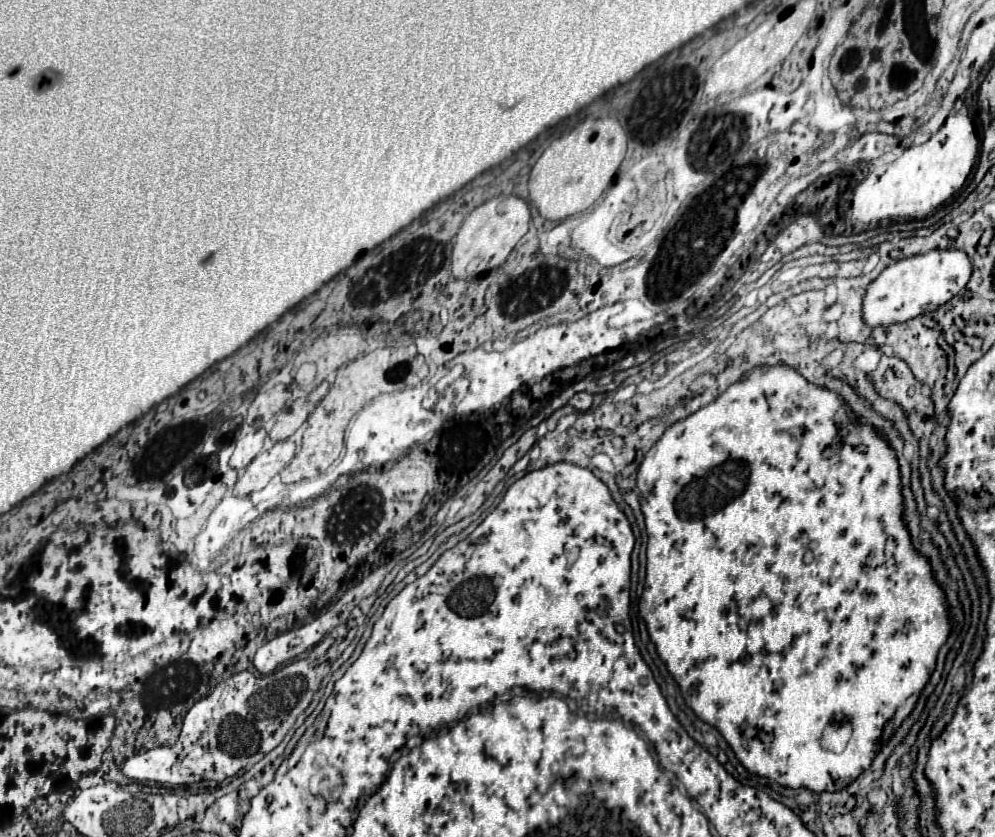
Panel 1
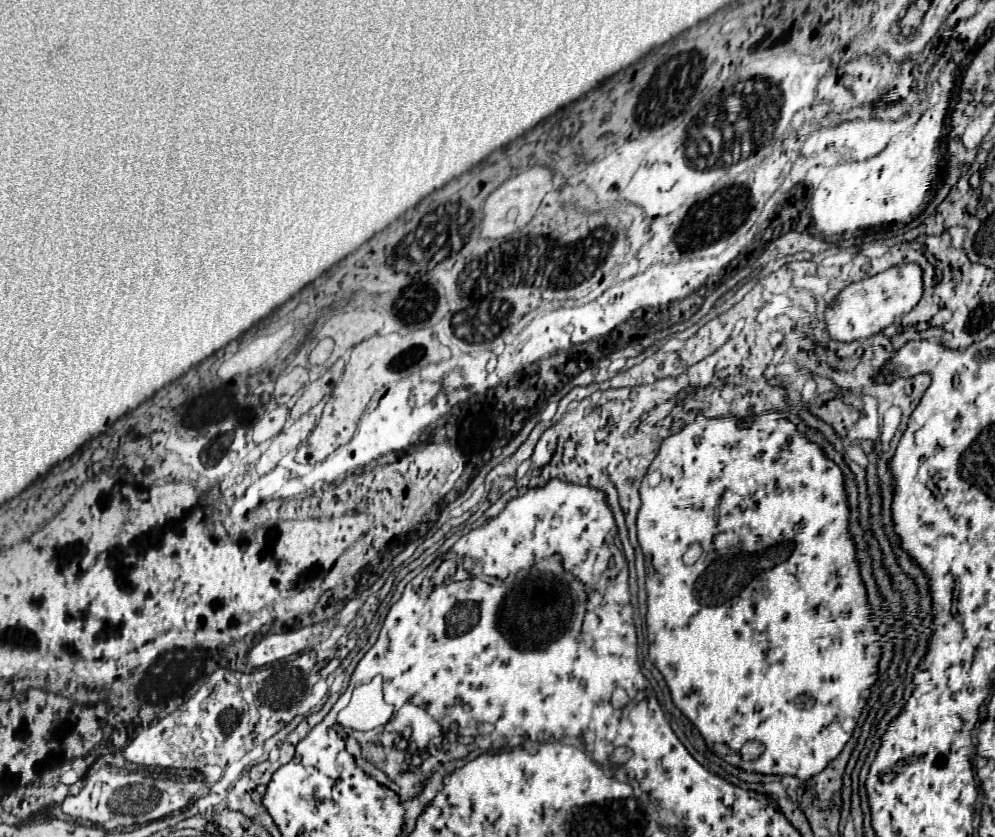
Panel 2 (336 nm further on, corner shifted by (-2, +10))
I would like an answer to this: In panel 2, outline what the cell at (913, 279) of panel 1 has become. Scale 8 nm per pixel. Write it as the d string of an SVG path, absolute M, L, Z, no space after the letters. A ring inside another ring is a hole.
M904 263L894 265L886 271L880 271L868 279L856 281L848 285L828 307L826 311L826 323L828 333L836 341L854 341L864 339L874 333L880 333L886 329L896 317L910 313L924 291L922 283L922 267L918 263Z

